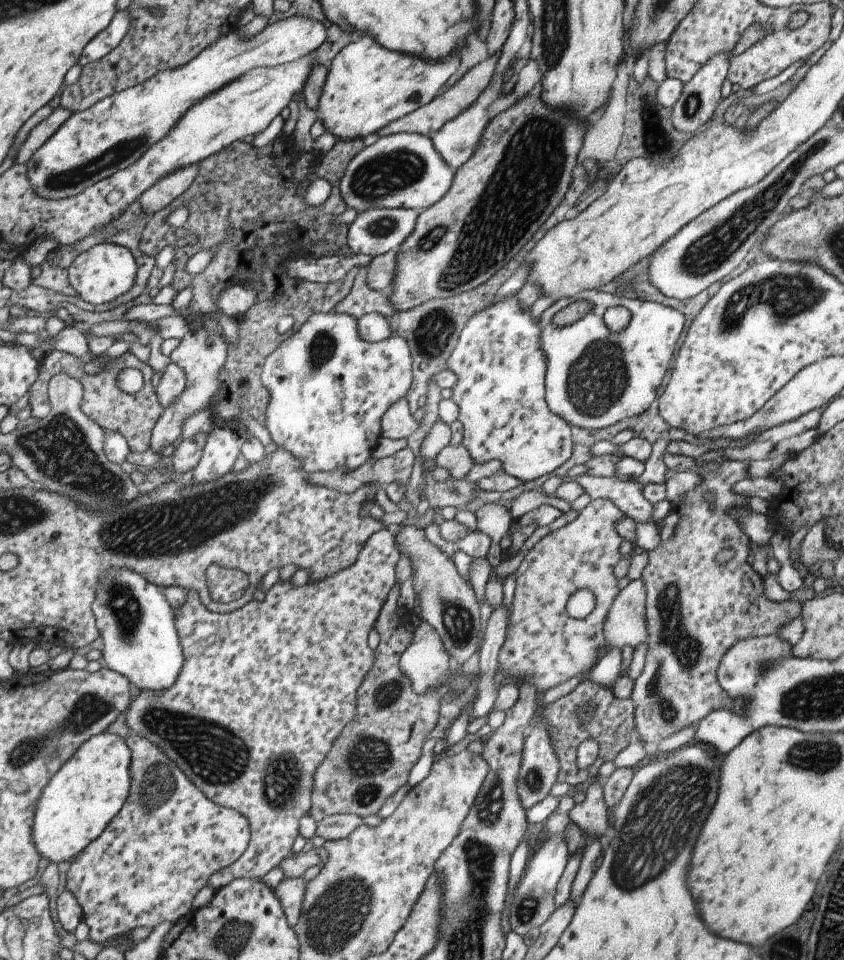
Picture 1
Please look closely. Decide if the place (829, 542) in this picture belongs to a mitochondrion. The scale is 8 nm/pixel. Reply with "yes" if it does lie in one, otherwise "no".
no

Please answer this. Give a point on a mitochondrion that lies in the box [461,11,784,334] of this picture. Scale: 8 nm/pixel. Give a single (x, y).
(657, 140)

